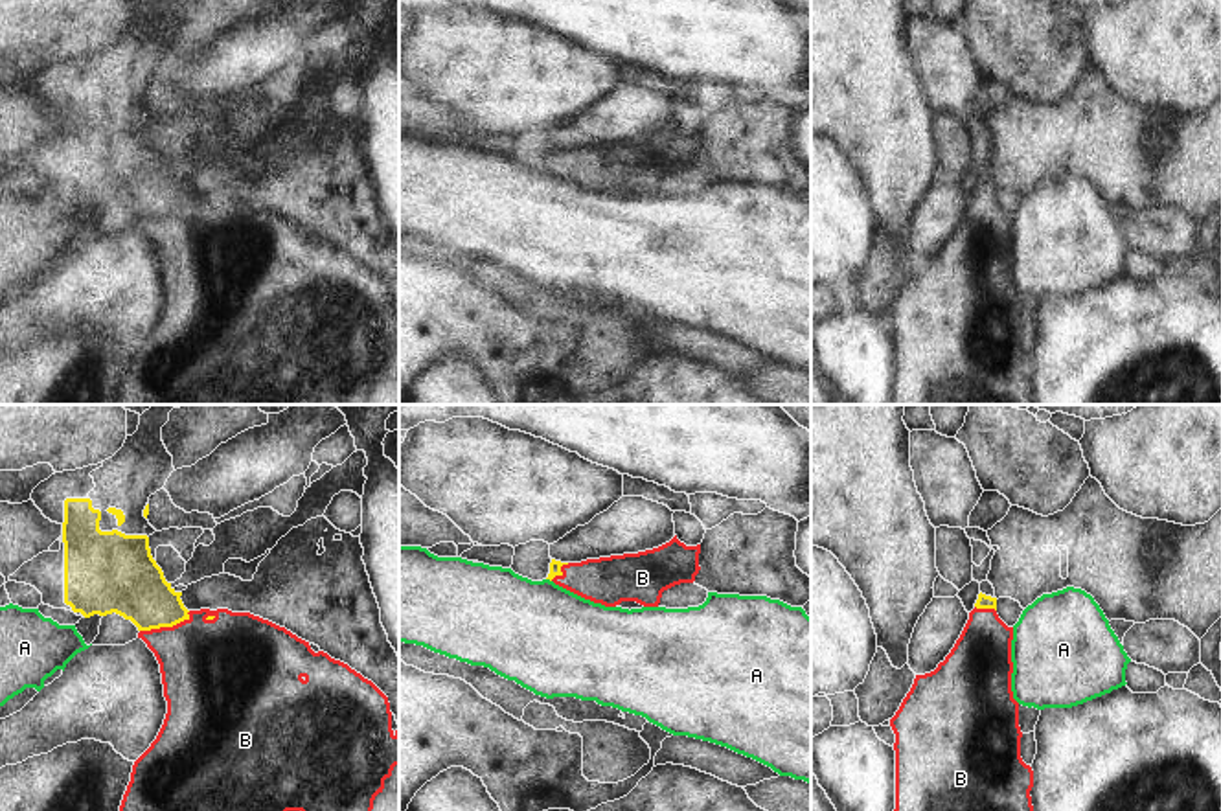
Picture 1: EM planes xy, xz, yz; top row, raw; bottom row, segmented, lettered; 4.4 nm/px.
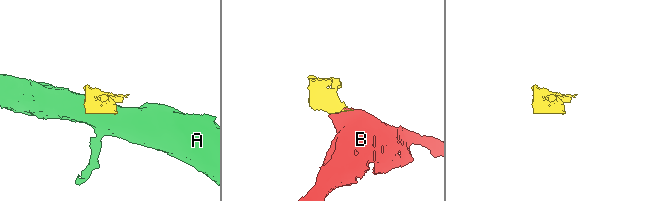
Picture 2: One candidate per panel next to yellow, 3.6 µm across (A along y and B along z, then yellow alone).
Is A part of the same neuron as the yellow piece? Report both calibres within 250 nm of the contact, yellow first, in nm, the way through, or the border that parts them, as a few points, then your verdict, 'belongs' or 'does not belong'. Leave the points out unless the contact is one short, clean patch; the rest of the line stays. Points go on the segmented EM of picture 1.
50/460 nm | does not belong

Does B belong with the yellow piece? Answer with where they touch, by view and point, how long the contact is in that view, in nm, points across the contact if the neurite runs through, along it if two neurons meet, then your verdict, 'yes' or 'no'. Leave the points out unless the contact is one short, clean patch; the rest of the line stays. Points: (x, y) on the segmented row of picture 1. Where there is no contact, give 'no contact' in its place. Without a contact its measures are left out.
meets yellow in xy at (166, 626); contact 240 nm long; runs through xy (129, 582), (155, 607), (166, 626), (206, 666); yes

